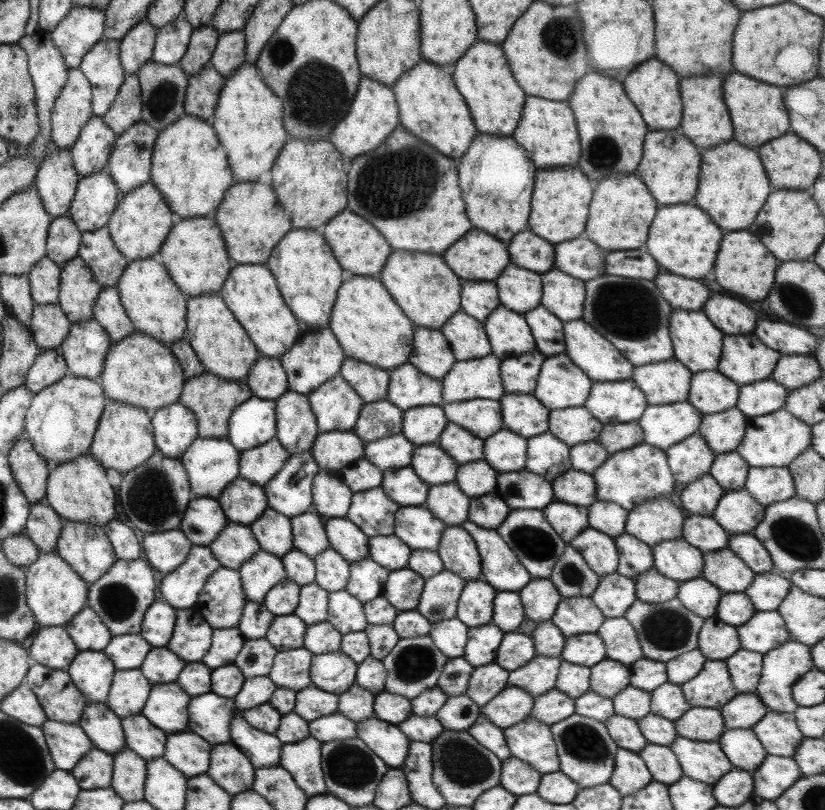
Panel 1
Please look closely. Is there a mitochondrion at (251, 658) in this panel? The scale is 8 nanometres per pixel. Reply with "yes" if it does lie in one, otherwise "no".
yes

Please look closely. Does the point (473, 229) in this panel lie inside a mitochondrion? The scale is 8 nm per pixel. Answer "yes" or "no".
no

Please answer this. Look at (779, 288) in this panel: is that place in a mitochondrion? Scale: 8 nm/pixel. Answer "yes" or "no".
yes

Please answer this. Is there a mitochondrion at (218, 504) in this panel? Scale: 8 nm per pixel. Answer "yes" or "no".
no

